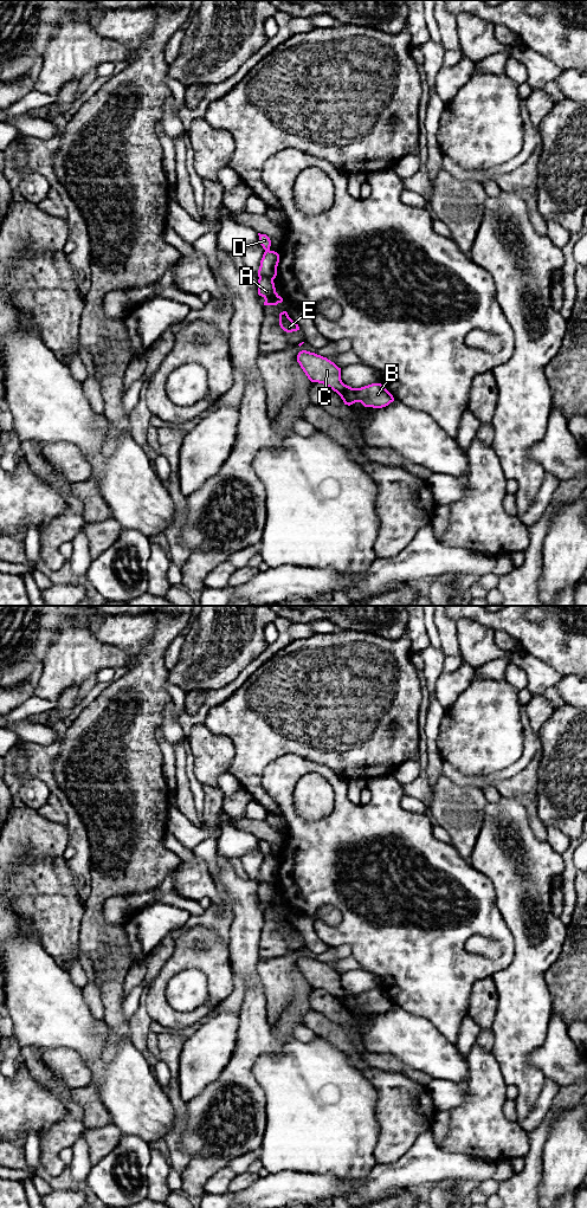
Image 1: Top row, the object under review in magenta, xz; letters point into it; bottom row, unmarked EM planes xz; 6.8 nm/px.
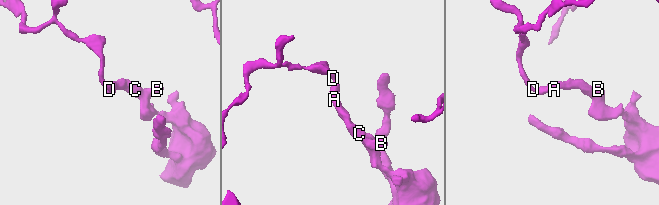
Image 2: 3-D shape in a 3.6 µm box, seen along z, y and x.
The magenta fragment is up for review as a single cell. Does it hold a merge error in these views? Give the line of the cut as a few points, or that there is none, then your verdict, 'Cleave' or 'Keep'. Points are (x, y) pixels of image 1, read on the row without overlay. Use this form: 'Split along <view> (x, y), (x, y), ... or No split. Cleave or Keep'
Split along xz (259, 882), (266, 882), (272, 885). Cleave

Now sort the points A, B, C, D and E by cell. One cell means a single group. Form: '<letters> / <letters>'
A B C E / D

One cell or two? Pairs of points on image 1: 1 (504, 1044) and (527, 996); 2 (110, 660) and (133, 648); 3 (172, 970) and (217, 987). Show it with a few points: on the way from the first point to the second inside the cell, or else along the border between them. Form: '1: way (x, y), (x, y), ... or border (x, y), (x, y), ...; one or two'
1: way (516, 1032), (520, 1028), (524, 1008); one
2: border (100, 641), (118, 646), (128, 656), (127, 665); two
3: way (185, 962), (201, 962), (213, 974); one

